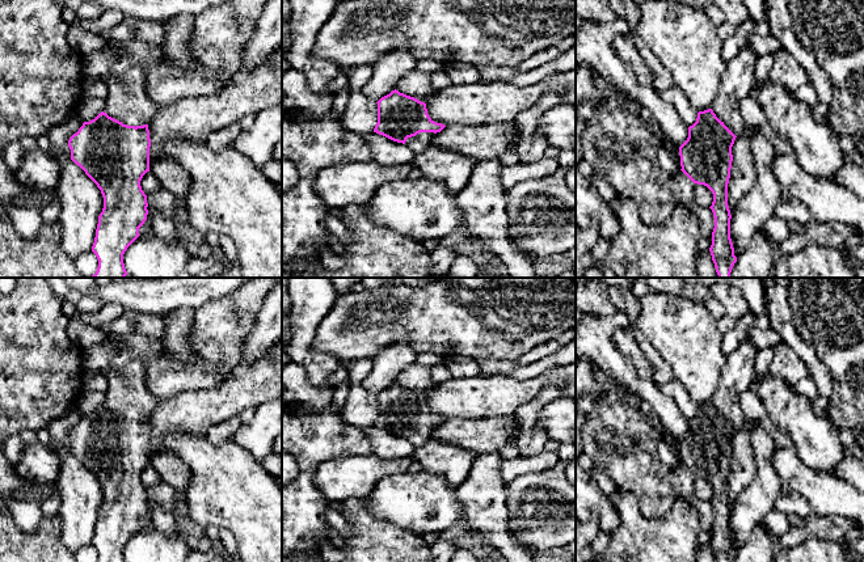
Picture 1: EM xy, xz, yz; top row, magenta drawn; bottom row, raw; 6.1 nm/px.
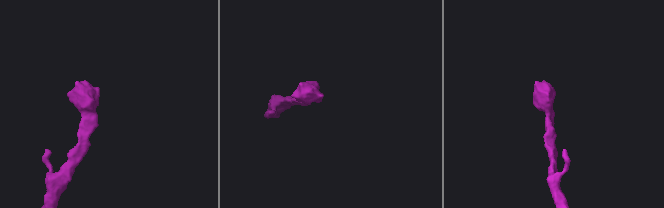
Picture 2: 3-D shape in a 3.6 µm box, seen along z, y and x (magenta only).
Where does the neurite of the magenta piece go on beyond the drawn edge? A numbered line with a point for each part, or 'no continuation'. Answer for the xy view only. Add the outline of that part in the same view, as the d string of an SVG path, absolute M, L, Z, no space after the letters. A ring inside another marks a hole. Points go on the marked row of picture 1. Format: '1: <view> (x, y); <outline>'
1: xy (127, 101); M139 67L123 75L105 77L108 97L104 113L127 126L149 124L159 107L147 94L146 72Z

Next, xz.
1: xz (420, 142); M420 132L416 136L408 138L405 144L416 153L421 153L423 149L426 149L431 139L435 134L434 132Z

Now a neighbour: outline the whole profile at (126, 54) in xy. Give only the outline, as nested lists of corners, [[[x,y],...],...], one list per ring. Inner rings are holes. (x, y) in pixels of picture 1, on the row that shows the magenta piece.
[[[104,38],[105,50],[113,51],[109,59],[109,73],[111,76],[123,75],[132,67],[142,68],[146,75],[163,66],[168,56],[161,46],[155,46],[143,41],[126,41],[115,38]]]

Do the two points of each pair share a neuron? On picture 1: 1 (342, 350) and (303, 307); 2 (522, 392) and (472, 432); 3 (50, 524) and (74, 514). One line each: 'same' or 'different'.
1: different
2: different
3: different

